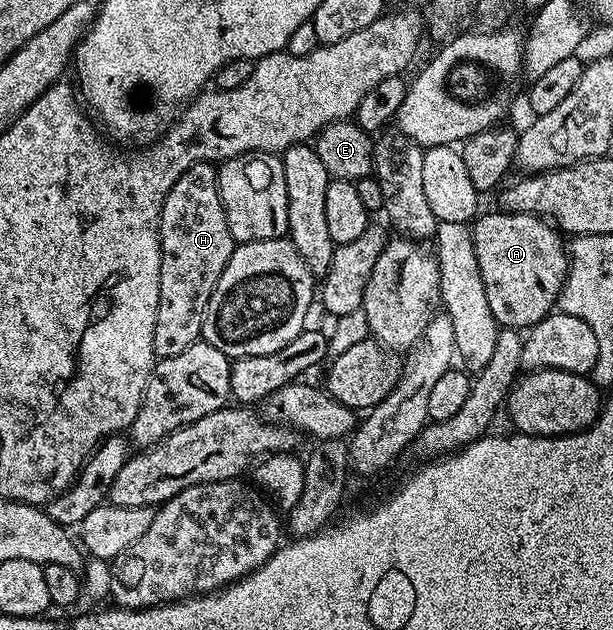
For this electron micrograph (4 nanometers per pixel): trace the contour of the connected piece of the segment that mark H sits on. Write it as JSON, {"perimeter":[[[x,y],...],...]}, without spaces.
{"perimeter":[[[212,163],[193,164],[171,186],[161,211],[161,265],[159,266],[159,310],[155,314],[154,357],[183,354],[187,346],[201,339],[201,327],[207,310],[207,302],[227,266],[235,247],[231,230],[227,226],[227,214],[219,198],[217,168]]]}

